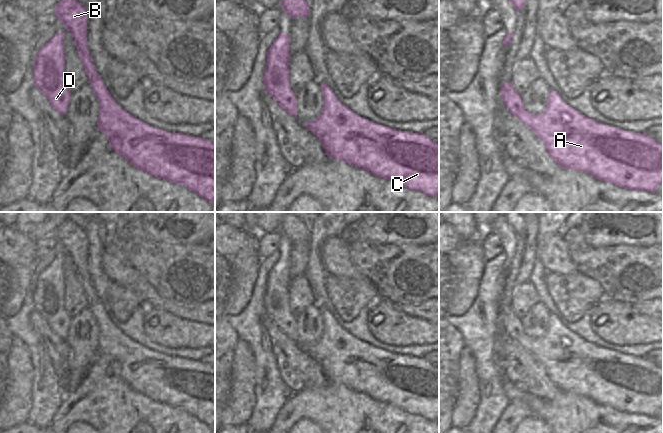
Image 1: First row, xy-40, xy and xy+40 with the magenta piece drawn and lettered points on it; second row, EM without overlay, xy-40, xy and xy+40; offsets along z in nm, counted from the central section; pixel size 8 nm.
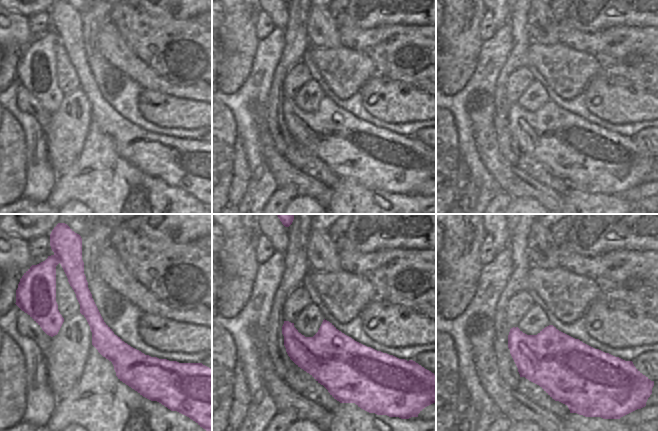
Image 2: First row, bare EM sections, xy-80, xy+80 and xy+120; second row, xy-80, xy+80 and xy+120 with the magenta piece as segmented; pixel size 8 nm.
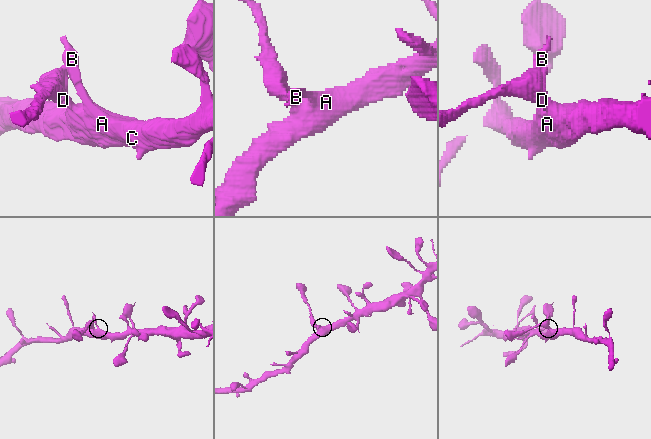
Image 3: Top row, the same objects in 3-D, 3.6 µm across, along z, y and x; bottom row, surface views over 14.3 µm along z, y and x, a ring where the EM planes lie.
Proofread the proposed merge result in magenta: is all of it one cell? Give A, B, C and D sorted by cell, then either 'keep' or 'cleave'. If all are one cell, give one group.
A B C / D | cleave

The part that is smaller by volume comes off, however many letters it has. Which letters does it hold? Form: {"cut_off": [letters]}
{"cut_off": ["D"]}

